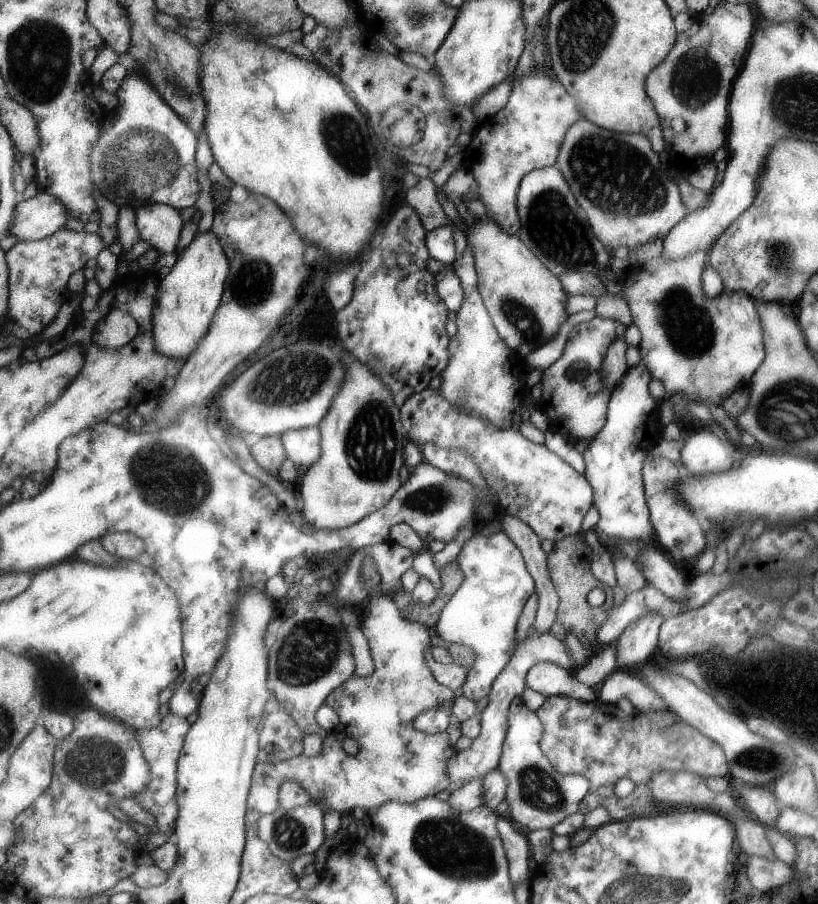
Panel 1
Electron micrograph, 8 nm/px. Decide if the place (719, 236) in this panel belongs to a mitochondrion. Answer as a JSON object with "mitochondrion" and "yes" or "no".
{"mitochondrion":"no"}

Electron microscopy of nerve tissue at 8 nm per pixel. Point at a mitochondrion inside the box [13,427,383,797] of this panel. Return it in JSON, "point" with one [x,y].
{"point":[166,479]}

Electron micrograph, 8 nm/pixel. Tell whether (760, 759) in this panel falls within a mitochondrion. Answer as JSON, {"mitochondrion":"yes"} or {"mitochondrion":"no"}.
{"mitochondrion":"yes"}

